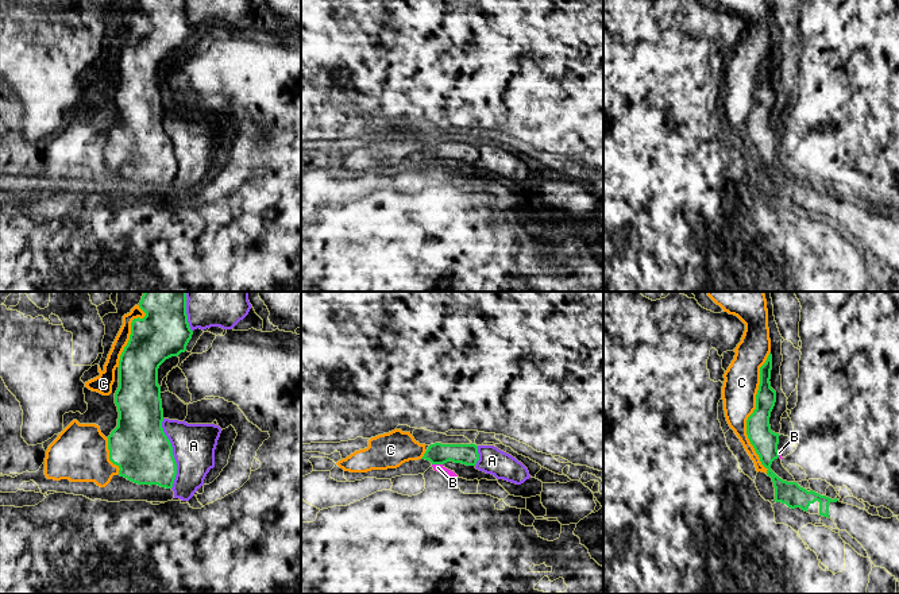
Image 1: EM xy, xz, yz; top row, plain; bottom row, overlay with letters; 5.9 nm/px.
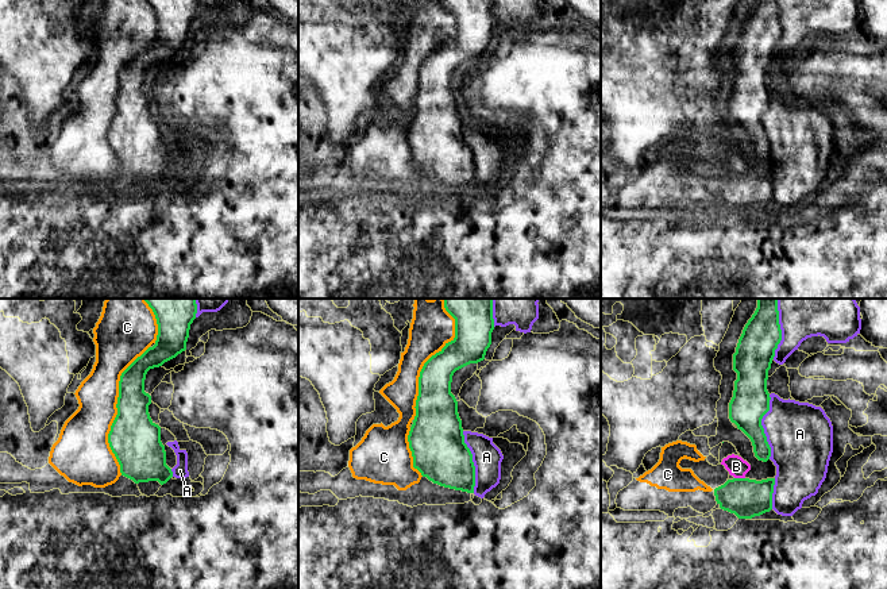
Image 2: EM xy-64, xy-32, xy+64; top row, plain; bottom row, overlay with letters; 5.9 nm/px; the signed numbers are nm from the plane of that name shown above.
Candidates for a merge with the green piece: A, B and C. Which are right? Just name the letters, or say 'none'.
none

